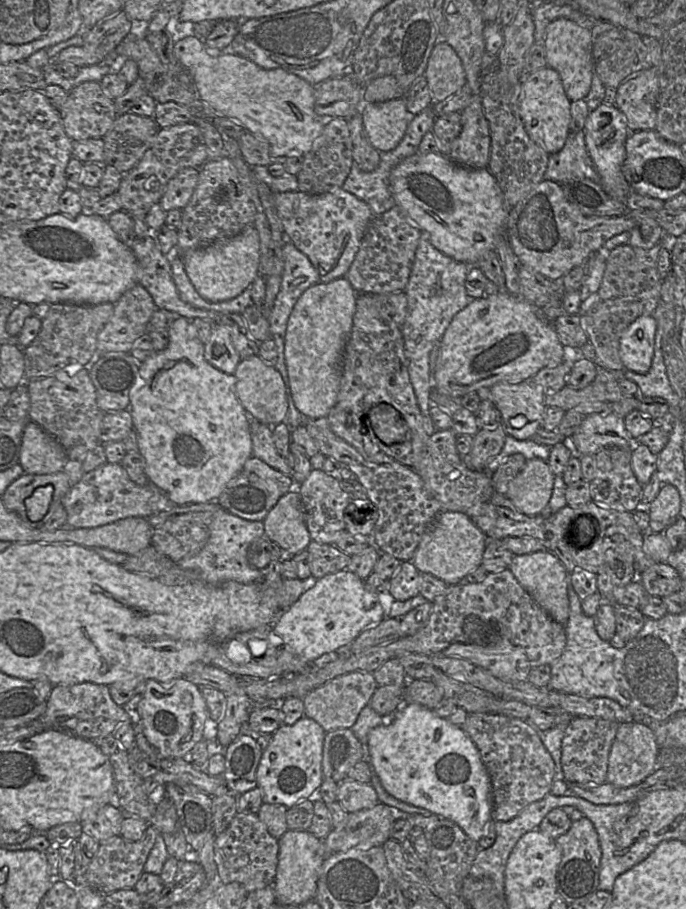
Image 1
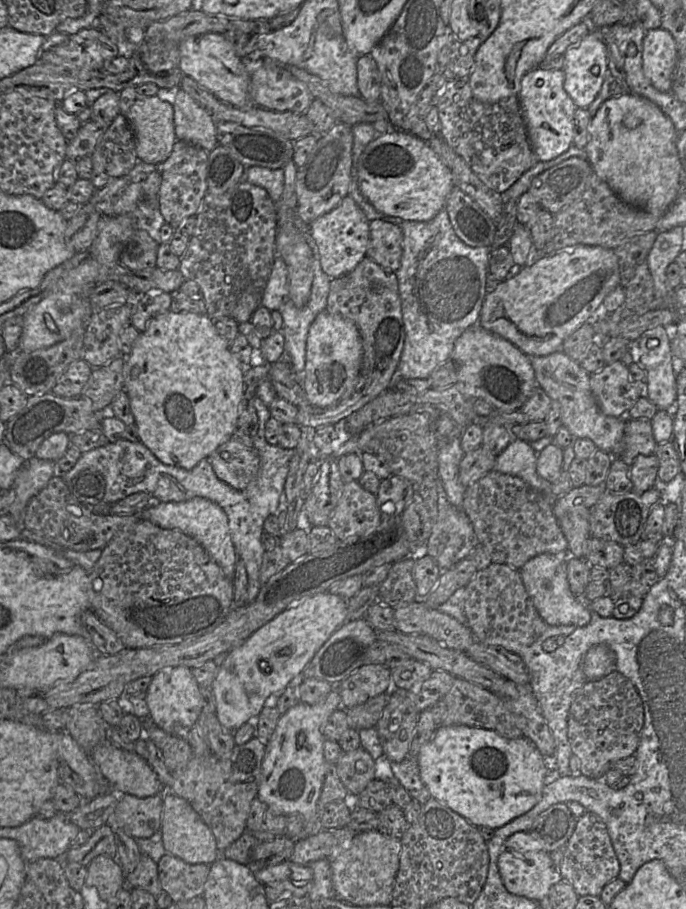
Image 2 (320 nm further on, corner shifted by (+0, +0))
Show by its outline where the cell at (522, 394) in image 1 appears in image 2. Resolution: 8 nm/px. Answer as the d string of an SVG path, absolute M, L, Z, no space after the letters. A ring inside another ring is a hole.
M478 323L471 325L468 327L455 341L454 348L451 355L451 360L454 362L456 366L456 372L457 372L457 382L455 385L458 388L458 390L465 395L466 397L476 398L476 399L482 399L488 404L490 404L496 412L511 412L515 410L519 410L521 406L524 404L524 402L529 398L533 390L537 387L537 382L535 379L534 370L532 367L532 364L530 362L529 356L524 354L517 346L515 346L513 343L508 341L507 339L491 332L486 329L484 329L482 326L480 326Z

